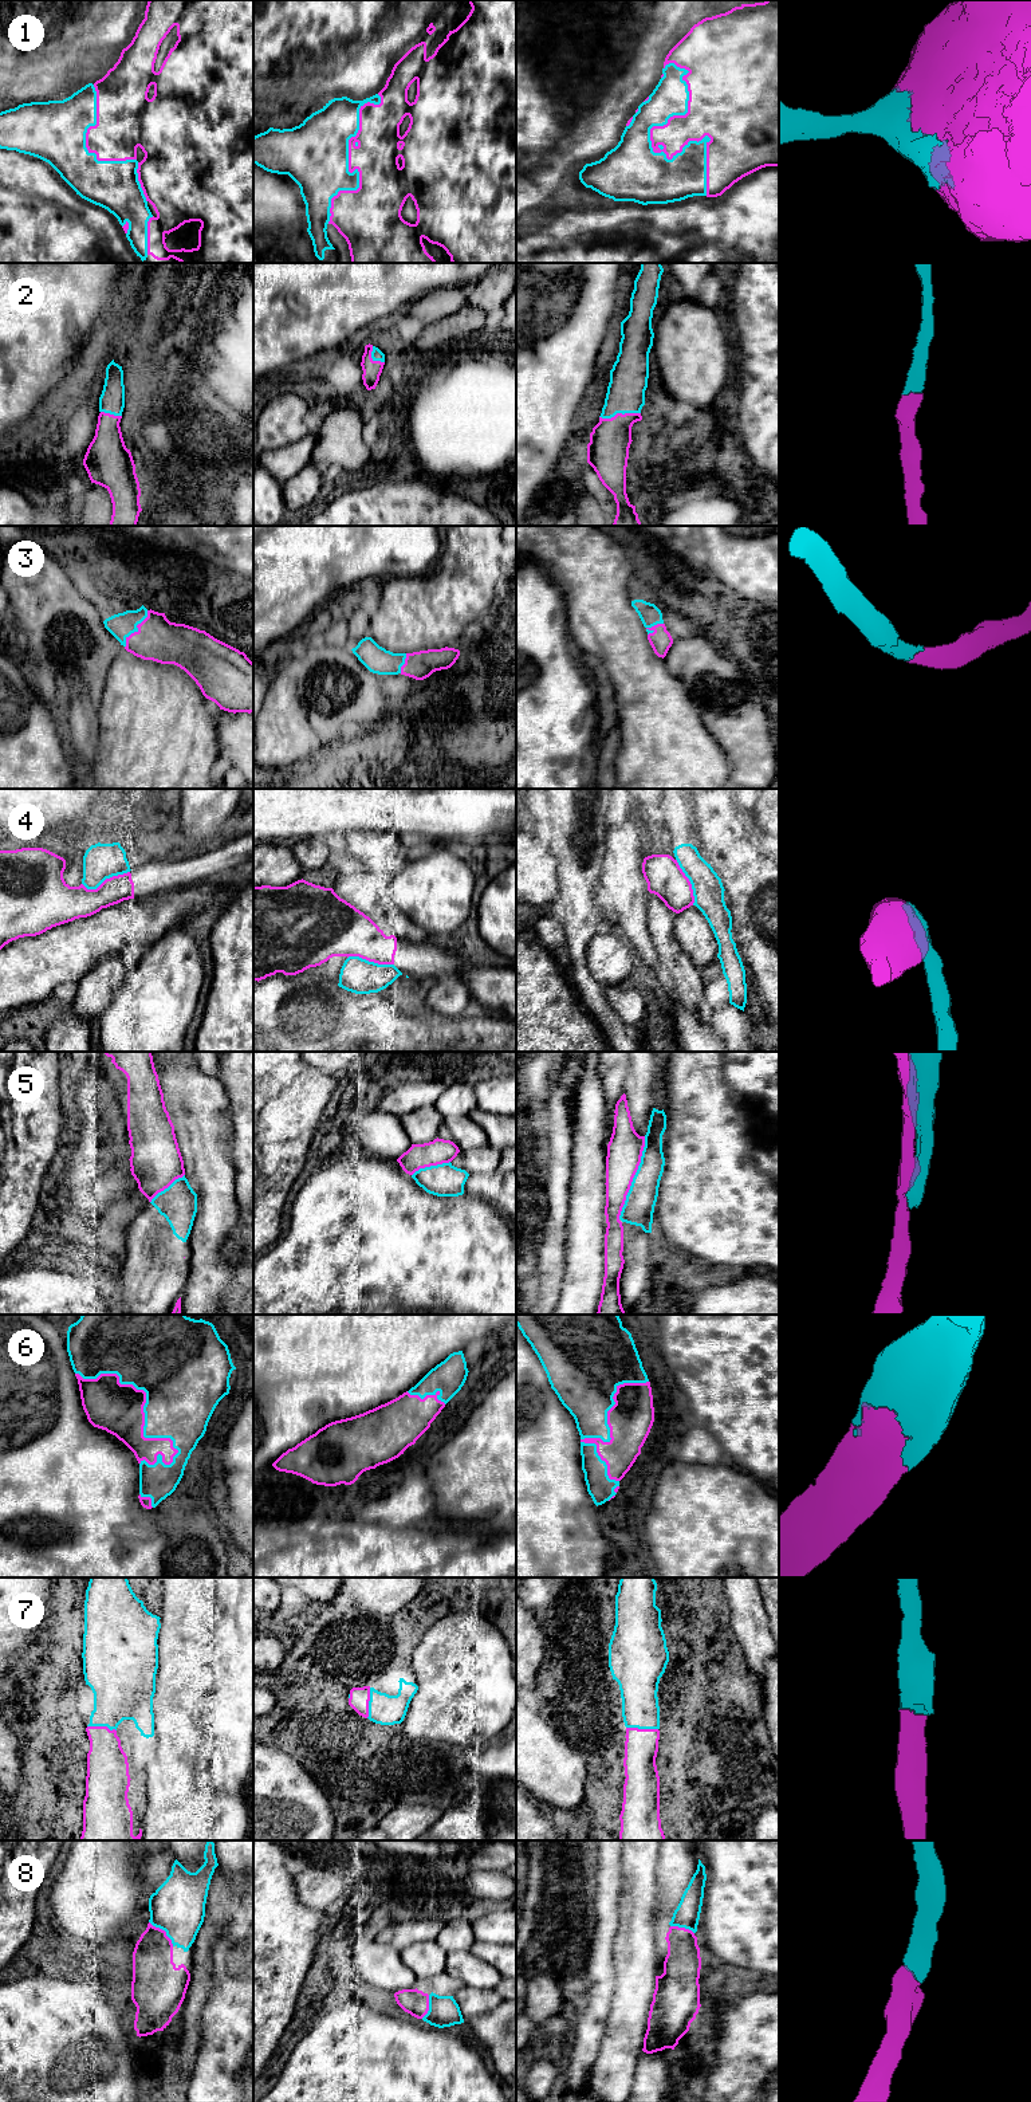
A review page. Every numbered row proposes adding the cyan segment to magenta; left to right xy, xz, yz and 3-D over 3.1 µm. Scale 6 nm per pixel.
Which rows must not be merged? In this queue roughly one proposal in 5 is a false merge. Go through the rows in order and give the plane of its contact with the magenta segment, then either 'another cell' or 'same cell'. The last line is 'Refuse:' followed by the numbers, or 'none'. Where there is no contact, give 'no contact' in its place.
1: meets magenta in yz; same cell
2: meets magenta in yz; same cell
3: meets magenta in xy; same cell
4: meets magenta in xy; another cell
5: meets magenta in yz; another cell
6: meets magenta in xy; same cell
7: meets magenta in yz; same cell
8: meets magenta in xy; same cell
Refuse: 4, 5

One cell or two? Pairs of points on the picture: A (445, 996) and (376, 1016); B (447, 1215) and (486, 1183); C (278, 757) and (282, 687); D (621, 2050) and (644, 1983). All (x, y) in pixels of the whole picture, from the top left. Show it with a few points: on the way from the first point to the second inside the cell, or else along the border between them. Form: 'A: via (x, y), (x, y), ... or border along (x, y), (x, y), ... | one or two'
A: border along (427, 991), (427, 1004), (439, 1013), (453, 1018) | two
B: border along (463, 1194), (481, 1198), (499, 1210) | two
C: via (282, 739), (282, 704) | one
D: via (624, 2034), (632, 1999) | one

